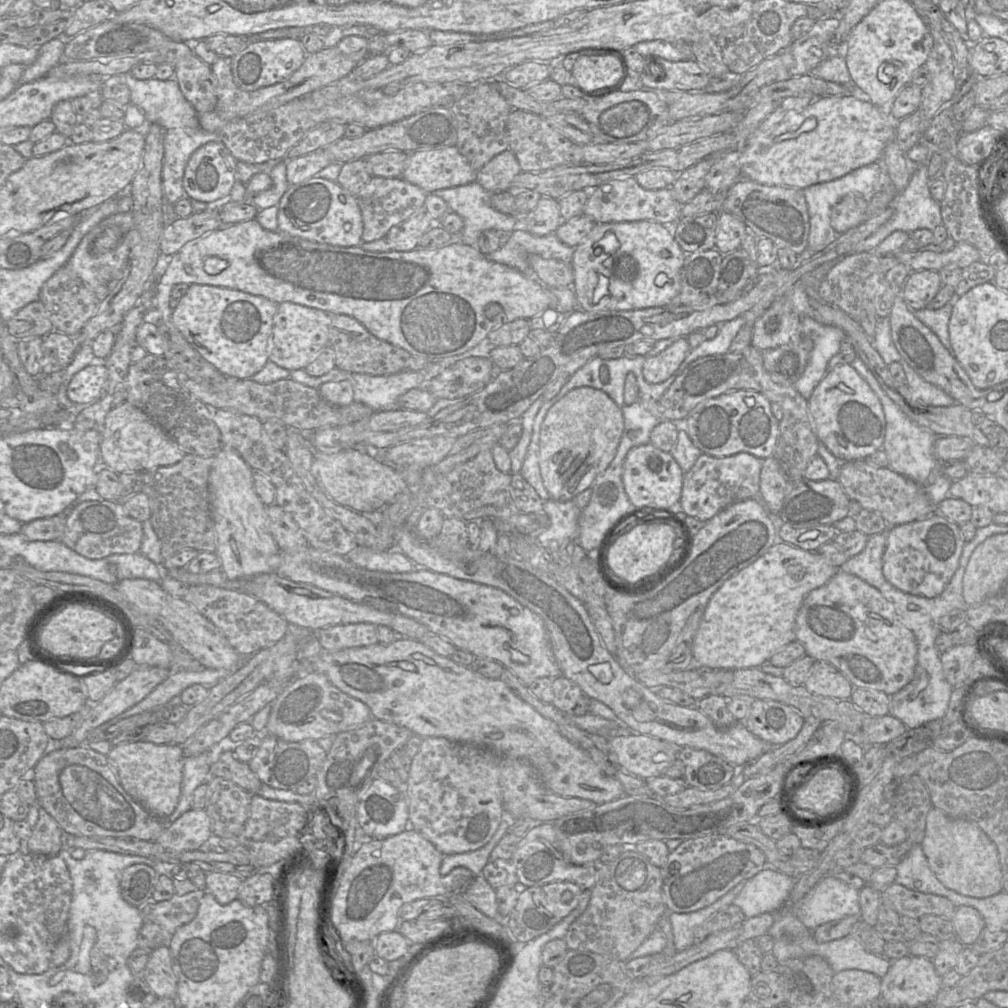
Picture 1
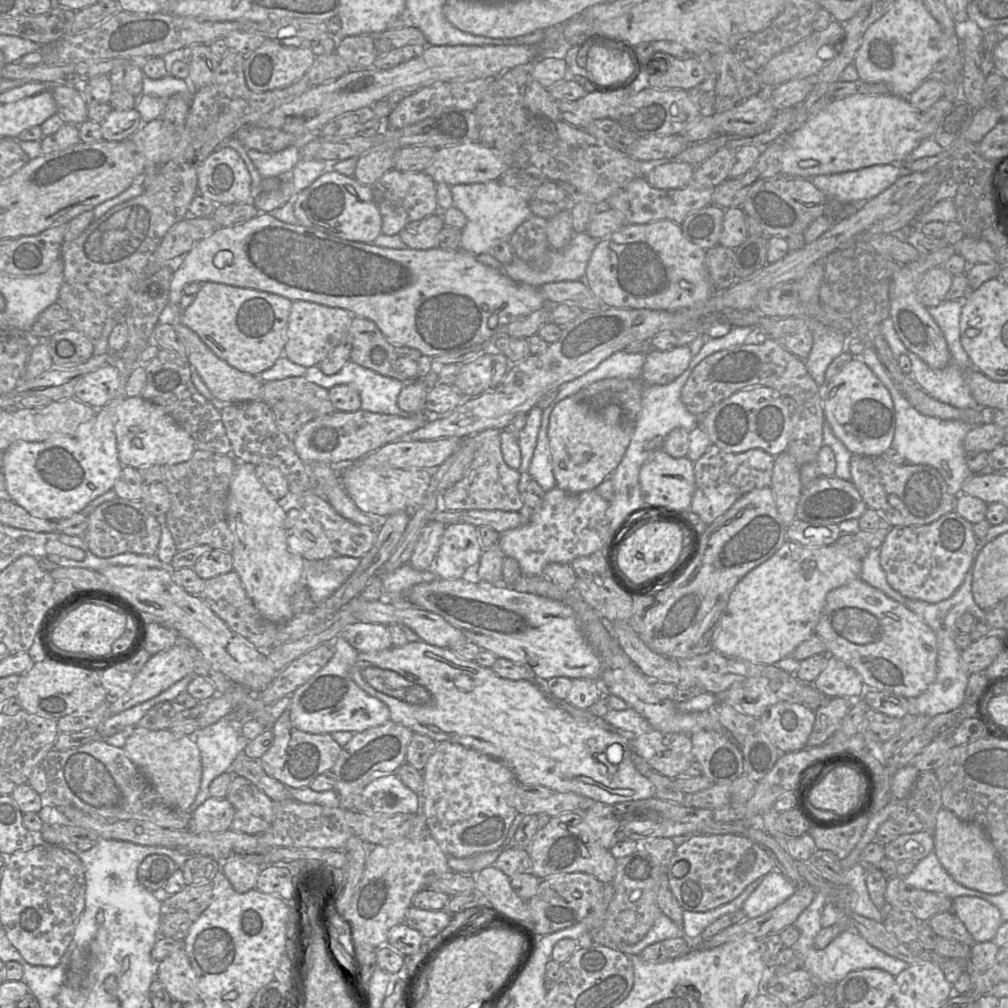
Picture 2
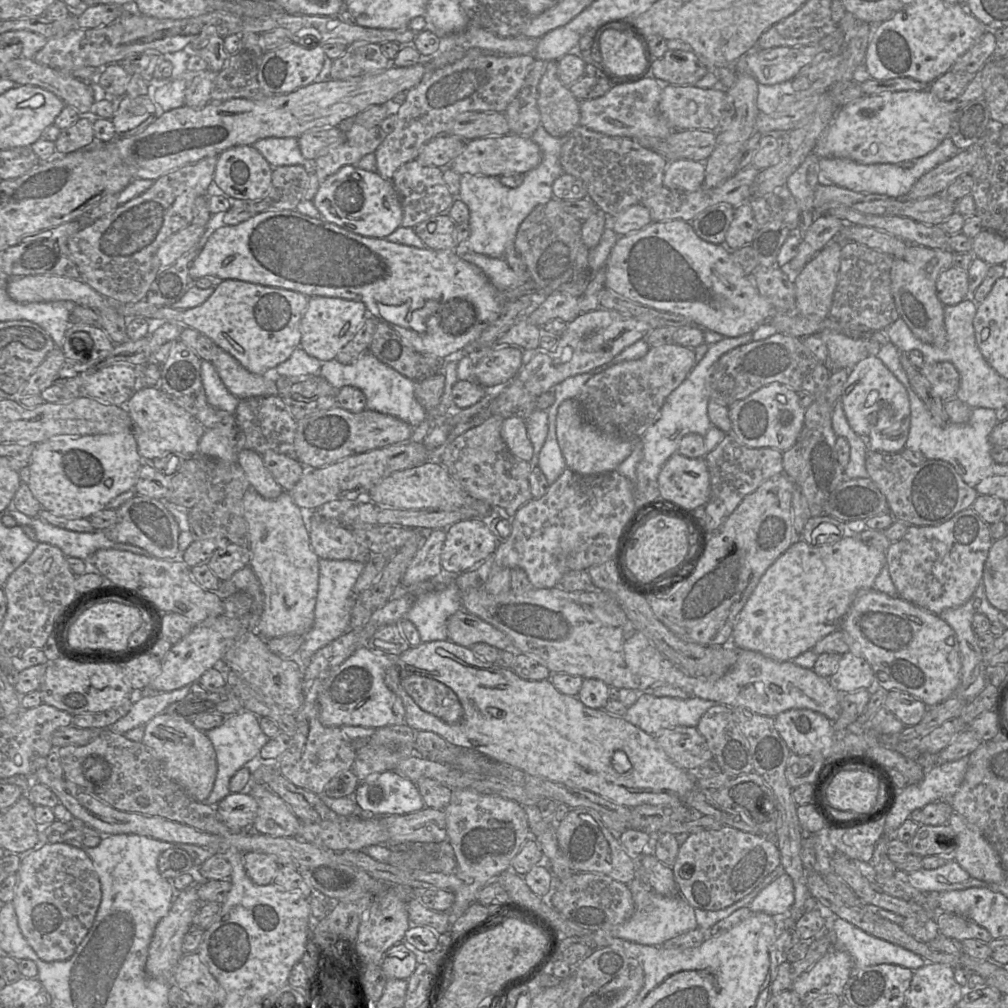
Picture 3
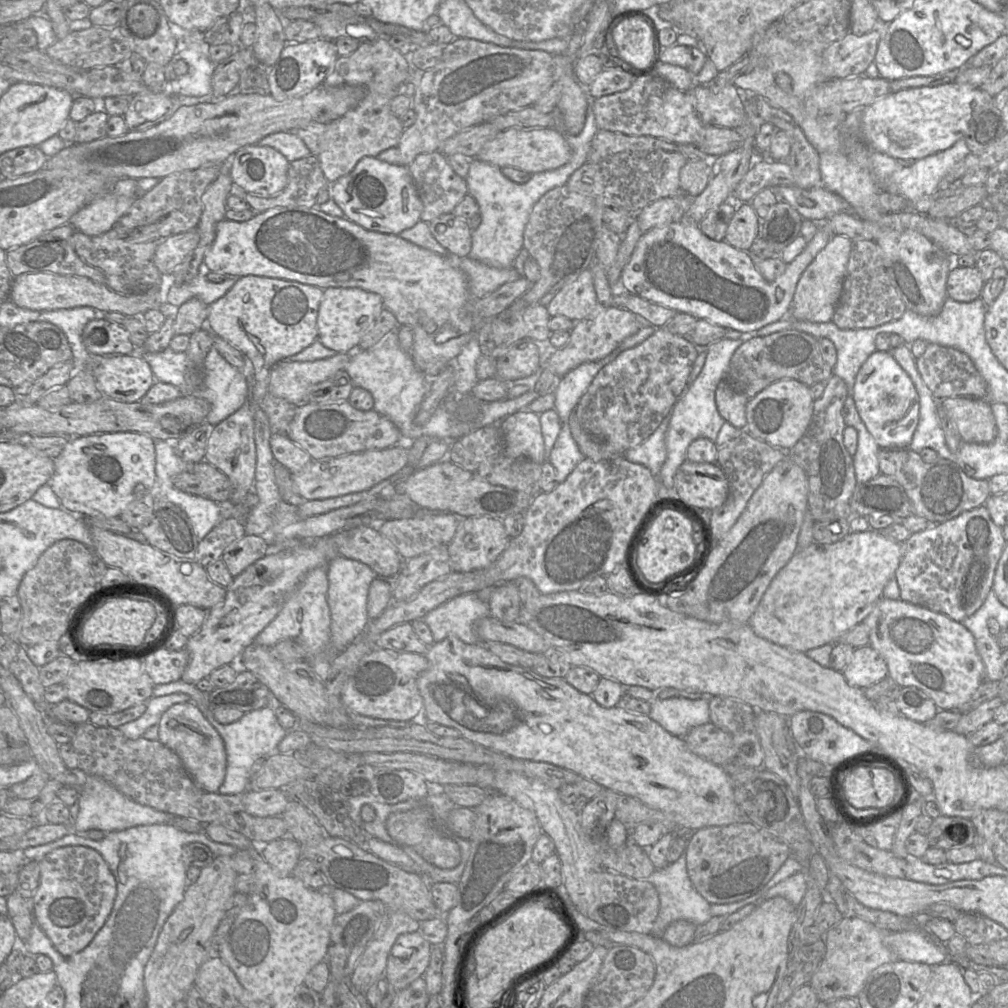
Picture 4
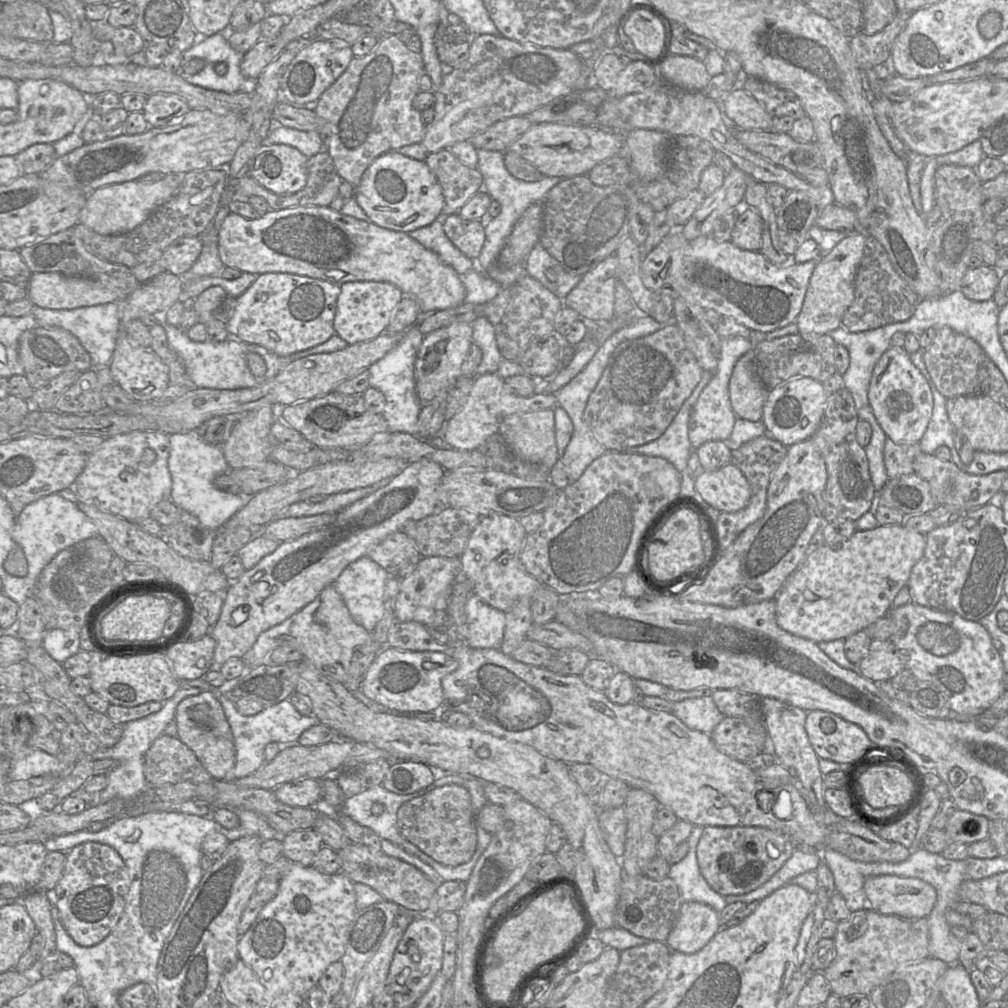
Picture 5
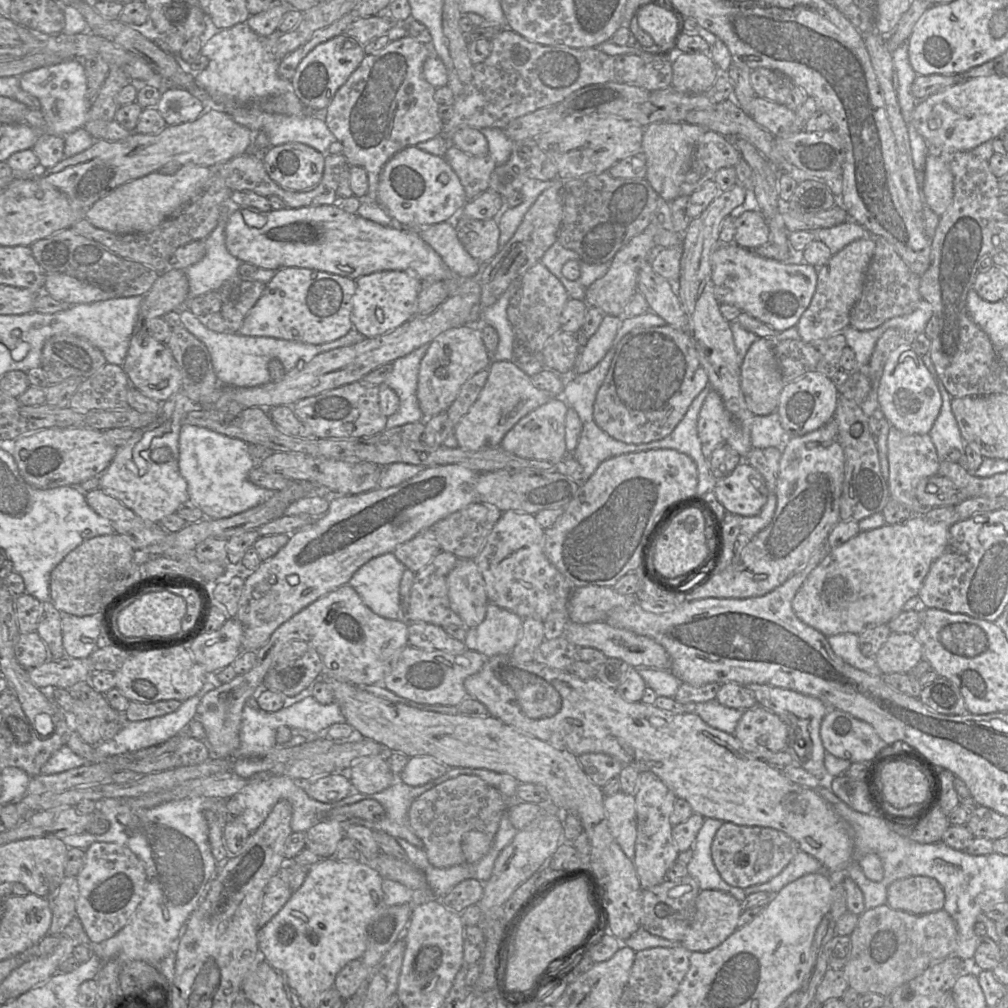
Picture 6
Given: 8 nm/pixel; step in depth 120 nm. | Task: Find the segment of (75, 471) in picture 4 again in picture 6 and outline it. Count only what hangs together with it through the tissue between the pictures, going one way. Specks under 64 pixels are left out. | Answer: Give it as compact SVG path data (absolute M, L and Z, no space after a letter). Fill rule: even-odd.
M147 427L135 429L132 437L117 448L107 469L99 475L99 488L120 500L143 519L157 523L165 516L175 513L181 504L189 500L187 483L179 472L178 457L175 433L163 432L163 429L148 431ZM148 432L153 433L149 448L133 457L133 447Z

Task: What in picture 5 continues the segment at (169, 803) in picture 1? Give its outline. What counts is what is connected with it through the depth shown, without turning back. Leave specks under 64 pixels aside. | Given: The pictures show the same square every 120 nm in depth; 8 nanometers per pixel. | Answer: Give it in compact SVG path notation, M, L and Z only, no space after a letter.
M202 692L197 696L188 697L182 700L175 711L175 724L177 737L189 749L191 749L203 767L215 781L225 781L225 777L234 770L236 753L232 731L225 716L223 707L213 692Z

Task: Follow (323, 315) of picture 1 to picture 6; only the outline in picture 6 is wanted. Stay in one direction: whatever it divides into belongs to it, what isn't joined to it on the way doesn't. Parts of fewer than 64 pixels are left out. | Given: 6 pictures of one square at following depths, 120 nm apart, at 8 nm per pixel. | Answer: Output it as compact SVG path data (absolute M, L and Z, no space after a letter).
M382 271L355 280L351 321L364 338L381 336L409 321L416 314L417 298L423 282L407 271Z

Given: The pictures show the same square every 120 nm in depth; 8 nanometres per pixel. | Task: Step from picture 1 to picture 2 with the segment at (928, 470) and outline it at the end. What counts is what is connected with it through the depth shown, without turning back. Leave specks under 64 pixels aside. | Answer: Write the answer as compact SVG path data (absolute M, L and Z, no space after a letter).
M866 347L862 354L852 355L852 359L864 362L891 395L895 415L891 448L902 455L908 464L925 464L936 468L947 483L949 492L955 496L961 494L962 485L975 475L967 467L967 452L963 447L964 438L973 426L964 421L942 420L918 412L895 386L873 347Z

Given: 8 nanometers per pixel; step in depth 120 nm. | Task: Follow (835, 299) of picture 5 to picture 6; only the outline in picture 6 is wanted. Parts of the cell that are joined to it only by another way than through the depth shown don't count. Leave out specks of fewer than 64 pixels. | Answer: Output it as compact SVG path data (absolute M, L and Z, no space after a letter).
M859 239L832 255L825 265L818 267L815 293L797 324L802 340L814 342L825 339L849 326L850 312L861 297L866 271L874 250L875 242L873 240Z

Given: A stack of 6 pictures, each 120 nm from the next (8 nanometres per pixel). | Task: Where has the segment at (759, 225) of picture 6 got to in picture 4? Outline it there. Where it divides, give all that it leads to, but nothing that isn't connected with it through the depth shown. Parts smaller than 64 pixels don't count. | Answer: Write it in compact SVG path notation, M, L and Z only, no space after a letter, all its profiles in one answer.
M742 203L732 217L724 241L741 251L749 251L758 235L759 218L750 203Z

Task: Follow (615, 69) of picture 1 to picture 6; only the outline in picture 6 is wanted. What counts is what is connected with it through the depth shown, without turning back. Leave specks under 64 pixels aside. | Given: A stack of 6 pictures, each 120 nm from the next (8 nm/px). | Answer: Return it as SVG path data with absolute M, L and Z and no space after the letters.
M650 2L641 6L632 19L636 19L639 27L653 39L657 50L669 42L675 33L674 16Z

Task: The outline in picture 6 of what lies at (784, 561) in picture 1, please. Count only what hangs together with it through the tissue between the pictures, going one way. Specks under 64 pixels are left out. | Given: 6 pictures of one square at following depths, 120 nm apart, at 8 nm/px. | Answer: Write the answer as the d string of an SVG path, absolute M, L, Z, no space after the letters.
M912 515L897 524L885 524L880 528L861 531L858 535L830 554L808 575L793 601L795 615L806 625L816 629L826 637L837 634L862 632L887 624L896 617L903 605L917 596L931 565L944 552L949 538L949 526L933 522L922 515Z

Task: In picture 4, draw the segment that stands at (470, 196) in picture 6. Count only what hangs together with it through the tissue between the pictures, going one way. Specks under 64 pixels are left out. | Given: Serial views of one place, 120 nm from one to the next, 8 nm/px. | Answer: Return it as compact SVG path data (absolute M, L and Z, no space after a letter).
M441 152L421 154L408 166L419 198L423 204L421 221L430 222L437 217L452 213L454 208L468 195L466 179L457 175Z

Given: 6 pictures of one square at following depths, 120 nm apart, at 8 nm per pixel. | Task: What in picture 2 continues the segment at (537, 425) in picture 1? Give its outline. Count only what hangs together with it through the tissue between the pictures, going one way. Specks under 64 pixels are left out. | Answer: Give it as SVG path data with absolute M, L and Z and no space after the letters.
M555 399L546 409L543 410L536 447L528 469L528 473L536 480L545 492L550 491L556 486L556 481L554 480L553 474L550 472L552 465L549 465L549 460L546 460L547 454L550 450L548 425L550 414L555 407L554 402Z

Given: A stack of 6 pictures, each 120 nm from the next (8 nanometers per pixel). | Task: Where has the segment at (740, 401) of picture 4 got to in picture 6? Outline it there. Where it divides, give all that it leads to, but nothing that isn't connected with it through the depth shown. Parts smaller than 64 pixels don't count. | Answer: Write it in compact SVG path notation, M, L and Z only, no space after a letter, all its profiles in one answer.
M758 338L748 349L741 364L741 390L748 409L755 416L776 412L785 386L774 352L775 341Z

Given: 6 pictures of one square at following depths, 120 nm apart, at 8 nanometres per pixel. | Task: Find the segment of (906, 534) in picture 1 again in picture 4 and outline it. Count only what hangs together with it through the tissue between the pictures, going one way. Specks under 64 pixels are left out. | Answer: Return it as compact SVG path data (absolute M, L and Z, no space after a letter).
M985 505L912 533L901 543L902 558L895 579L903 601L943 613L961 622L973 615L993 588L994 575L1006 540Z

